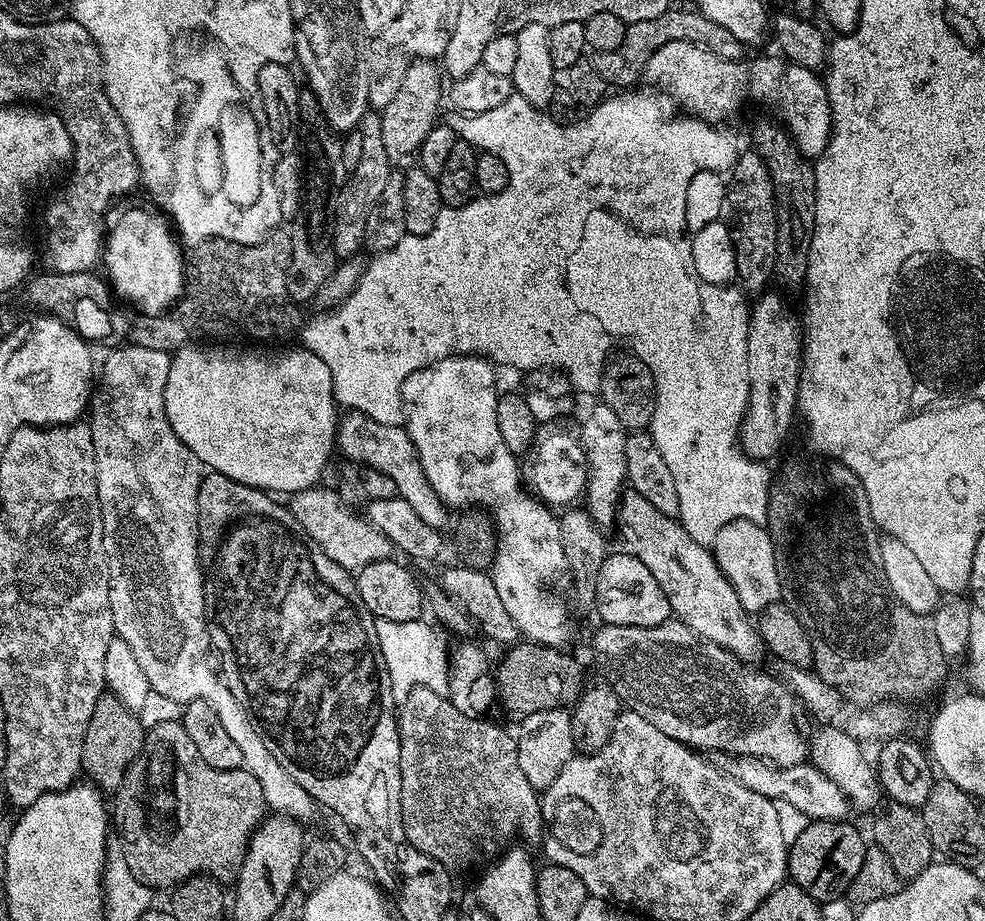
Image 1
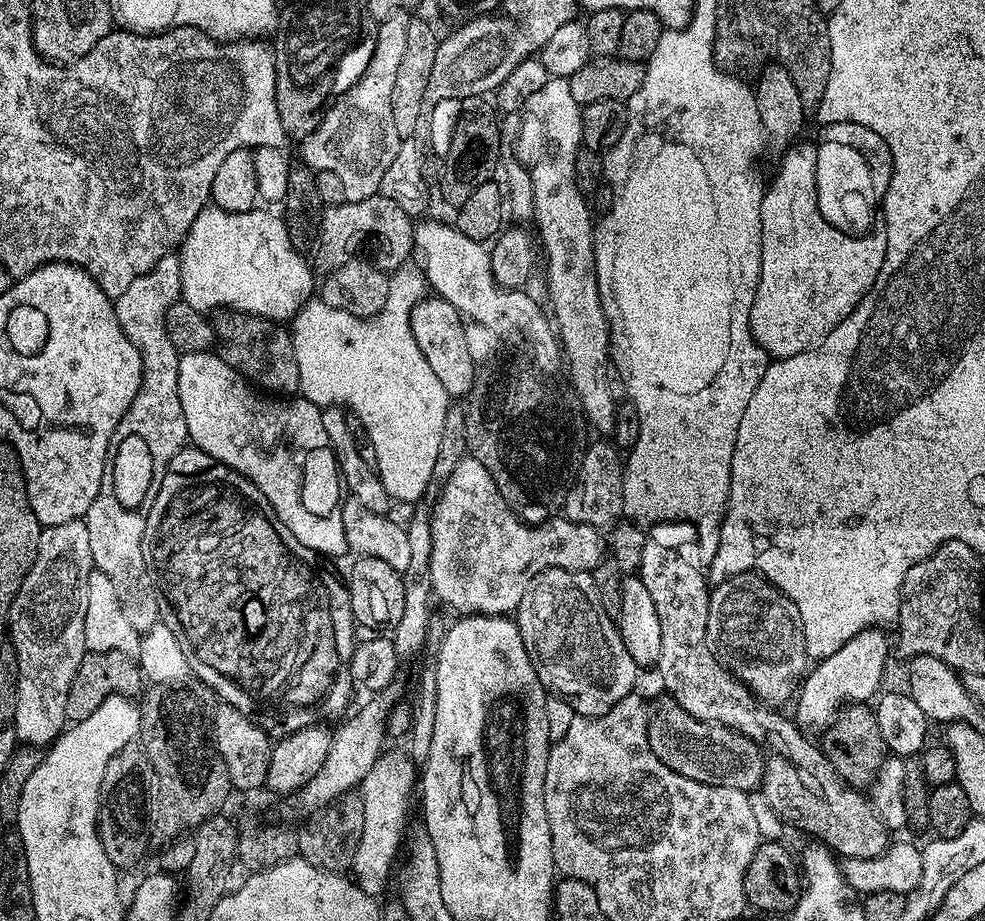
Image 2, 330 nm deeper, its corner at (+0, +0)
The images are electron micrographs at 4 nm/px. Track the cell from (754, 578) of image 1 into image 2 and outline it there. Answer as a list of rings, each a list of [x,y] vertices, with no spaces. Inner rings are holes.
[[[743,572],[715,585],[709,594],[708,635],[711,643],[721,653],[728,655],[727,667],[747,688],[751,688],[758,700],[769,706],[784,706],[797,695],[798,689],[810,668],[806,650],[806,638],[802,630],[802,618],[798,606],[764,579],[759,572]]]

